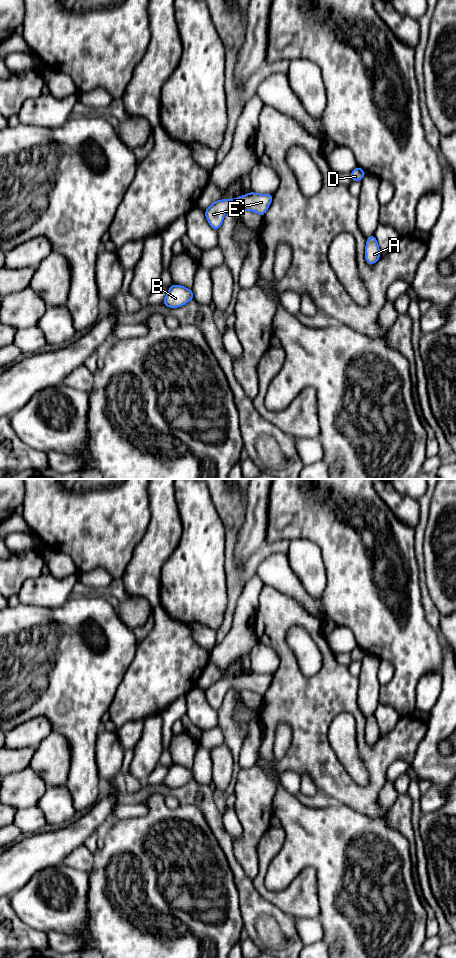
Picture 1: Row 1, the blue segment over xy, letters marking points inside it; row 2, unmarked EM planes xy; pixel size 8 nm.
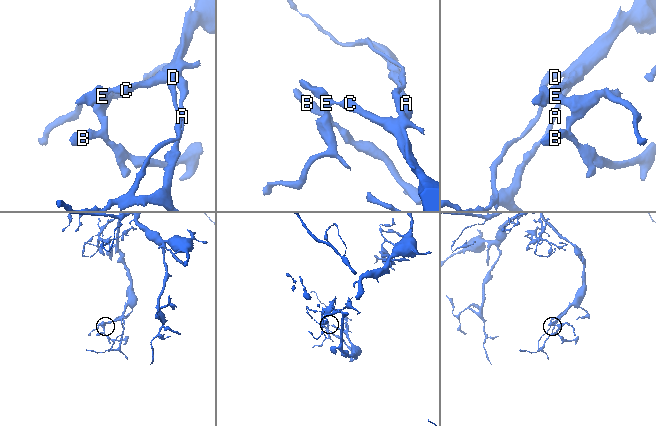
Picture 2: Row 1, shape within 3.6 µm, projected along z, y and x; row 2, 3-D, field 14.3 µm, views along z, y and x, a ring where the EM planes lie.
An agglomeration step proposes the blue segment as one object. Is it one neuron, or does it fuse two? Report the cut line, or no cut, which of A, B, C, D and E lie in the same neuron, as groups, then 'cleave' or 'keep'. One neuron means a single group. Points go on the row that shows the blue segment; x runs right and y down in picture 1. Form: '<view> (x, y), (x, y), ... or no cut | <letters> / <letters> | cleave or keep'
no cut | A B C D E | keep

